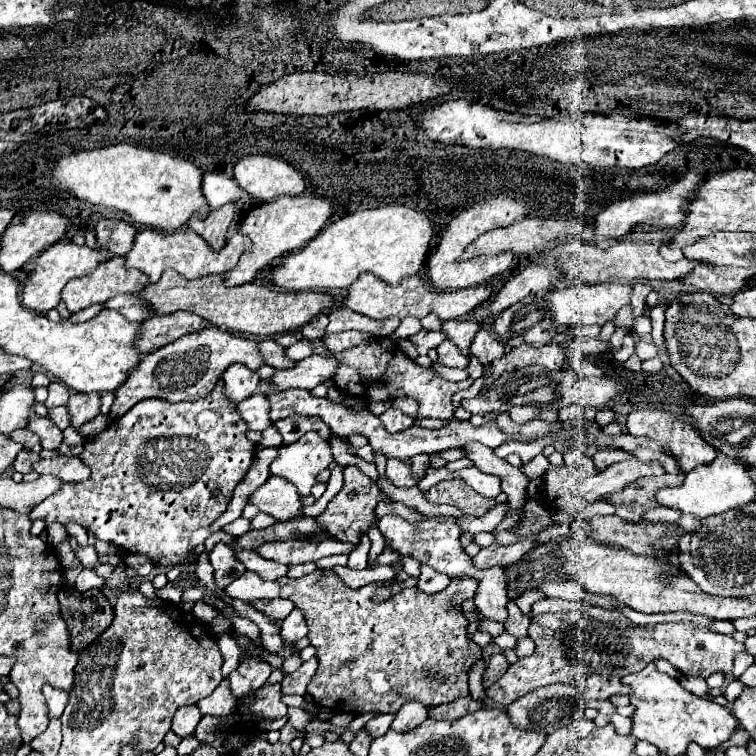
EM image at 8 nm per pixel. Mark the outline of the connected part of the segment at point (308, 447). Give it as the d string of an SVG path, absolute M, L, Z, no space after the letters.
M309 431L293 445L281 445L279 457L269 469L271 475L293 483L299 495L309 495L311 487L317 483L317 475L333 461L329 441L321 439L317 431Z

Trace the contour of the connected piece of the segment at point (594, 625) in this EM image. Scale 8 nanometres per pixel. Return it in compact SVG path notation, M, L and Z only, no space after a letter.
M603 607L599 609L599 619L585 619L581 611L535 615L529 625L529 637L535 641L535 653L517 659L499 681L485 689L491 701L507 707L525 693L551 683L573 685L581 701L609 699L613 695L629 695L629 687L621 685L621 677L641 671L655 659L667 660L683 675L709 677L717 671L731 673L735 655L745 653L739 651L743 643L737 643L731 635L713 633L695 623L679 621L641 627L631 623L619 609L609 611Z

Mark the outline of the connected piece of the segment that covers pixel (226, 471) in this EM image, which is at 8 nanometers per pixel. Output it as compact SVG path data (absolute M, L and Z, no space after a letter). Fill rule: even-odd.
M219 379L207 397L193 403L143 399L133 405L121 419L115 419L105 431L85 443L85 451L79 457L91 469L91 477L83 483L63 483L63 491L33 507L29 519L43 519L45 525L75 521L101 541L109 541L127 553L147 555L155 567L195 563L195 553L189 549L191 533L211 525L227 509L235 485L245 477L255 455L255 443L245 435L247 423L237 417L223 387L223 379ZM213 489L219 489L217 497L211 495Z

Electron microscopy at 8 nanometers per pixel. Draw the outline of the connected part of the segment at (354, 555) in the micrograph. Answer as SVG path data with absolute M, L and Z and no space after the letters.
M361 533L359 535L360 543L353 552L348 556L347 566L351 569L361 570L367 568L368 554L371 546L371 541L367 533Z

